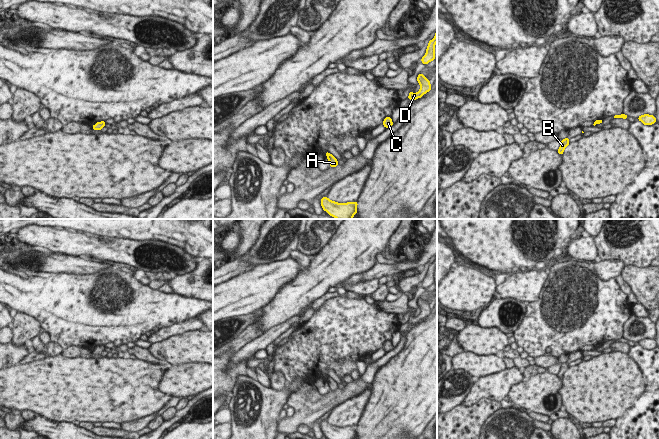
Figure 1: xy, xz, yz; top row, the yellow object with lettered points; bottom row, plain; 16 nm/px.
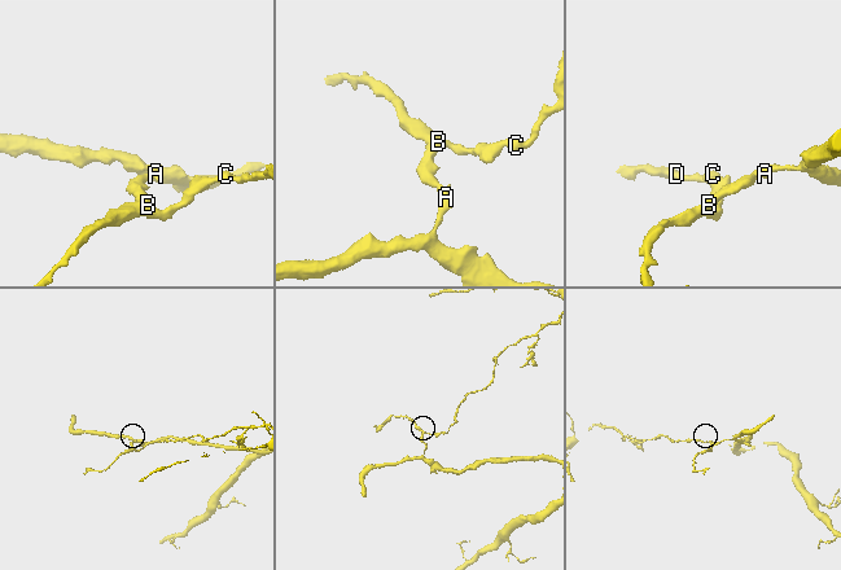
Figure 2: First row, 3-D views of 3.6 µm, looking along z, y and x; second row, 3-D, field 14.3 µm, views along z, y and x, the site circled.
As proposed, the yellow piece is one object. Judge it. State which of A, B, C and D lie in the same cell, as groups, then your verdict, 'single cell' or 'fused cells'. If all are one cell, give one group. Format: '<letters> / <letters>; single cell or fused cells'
A / B C D; fused cells

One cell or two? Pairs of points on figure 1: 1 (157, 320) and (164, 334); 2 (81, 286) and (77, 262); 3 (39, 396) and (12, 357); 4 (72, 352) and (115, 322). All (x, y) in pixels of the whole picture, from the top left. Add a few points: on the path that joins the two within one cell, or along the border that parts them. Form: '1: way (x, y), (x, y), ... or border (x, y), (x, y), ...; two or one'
1: border (184, 322), (178, 322), (159, 330); two
2: border (102, 270), (89, 274), (58, 274); two
3: border (19, 363), (10, 367); two
4: border (90, 349), (69, 346), (64, 350); two

